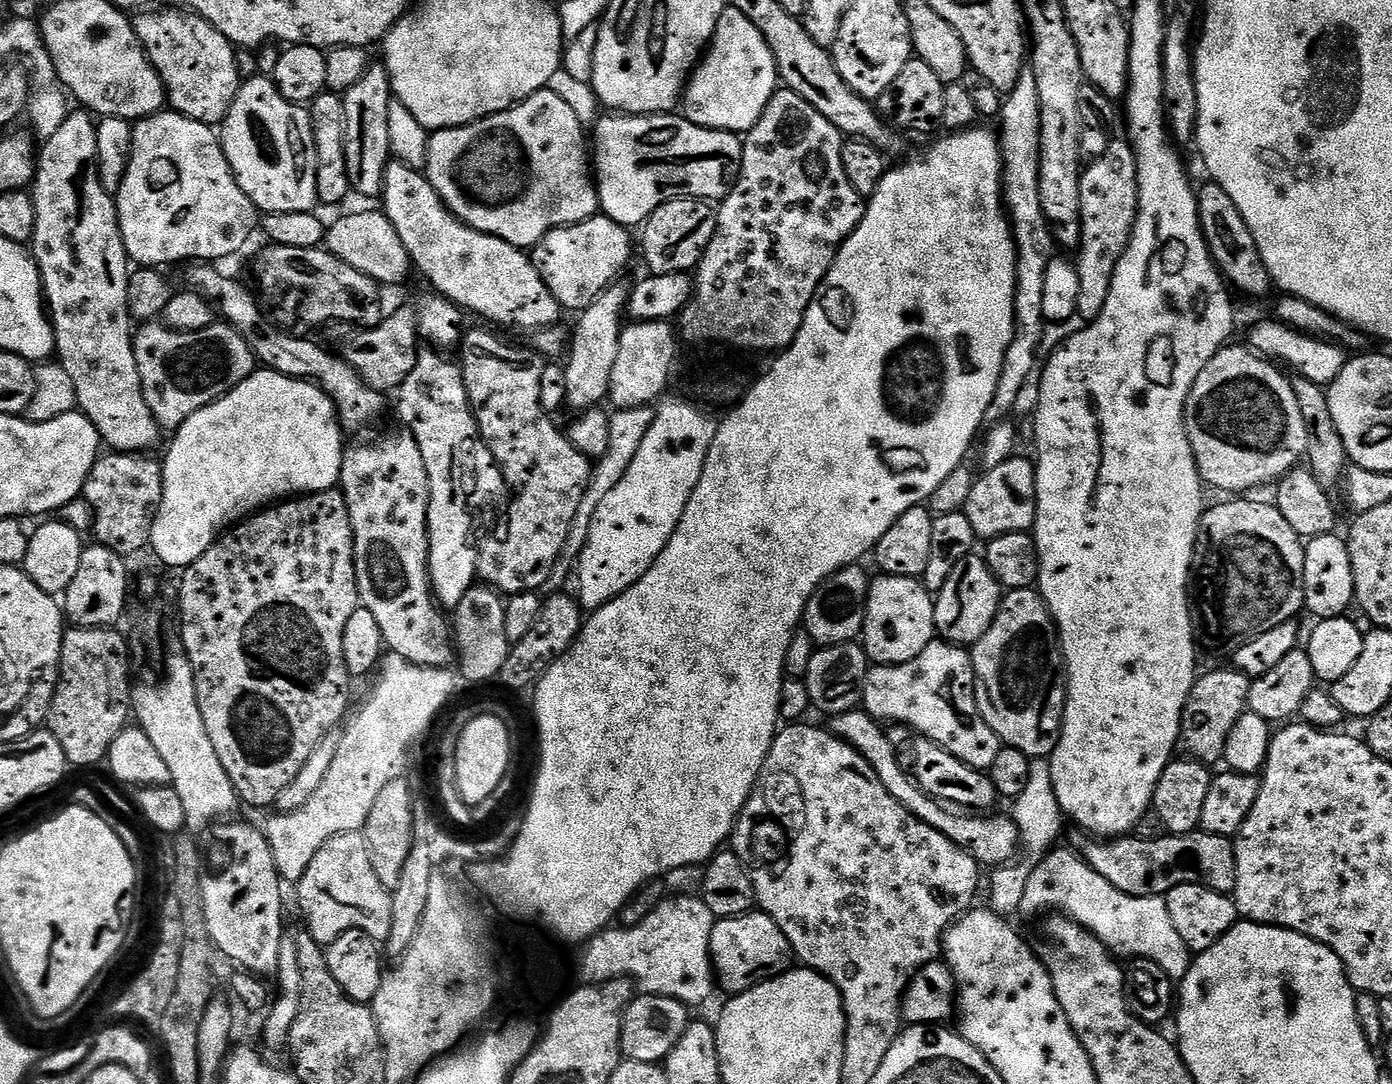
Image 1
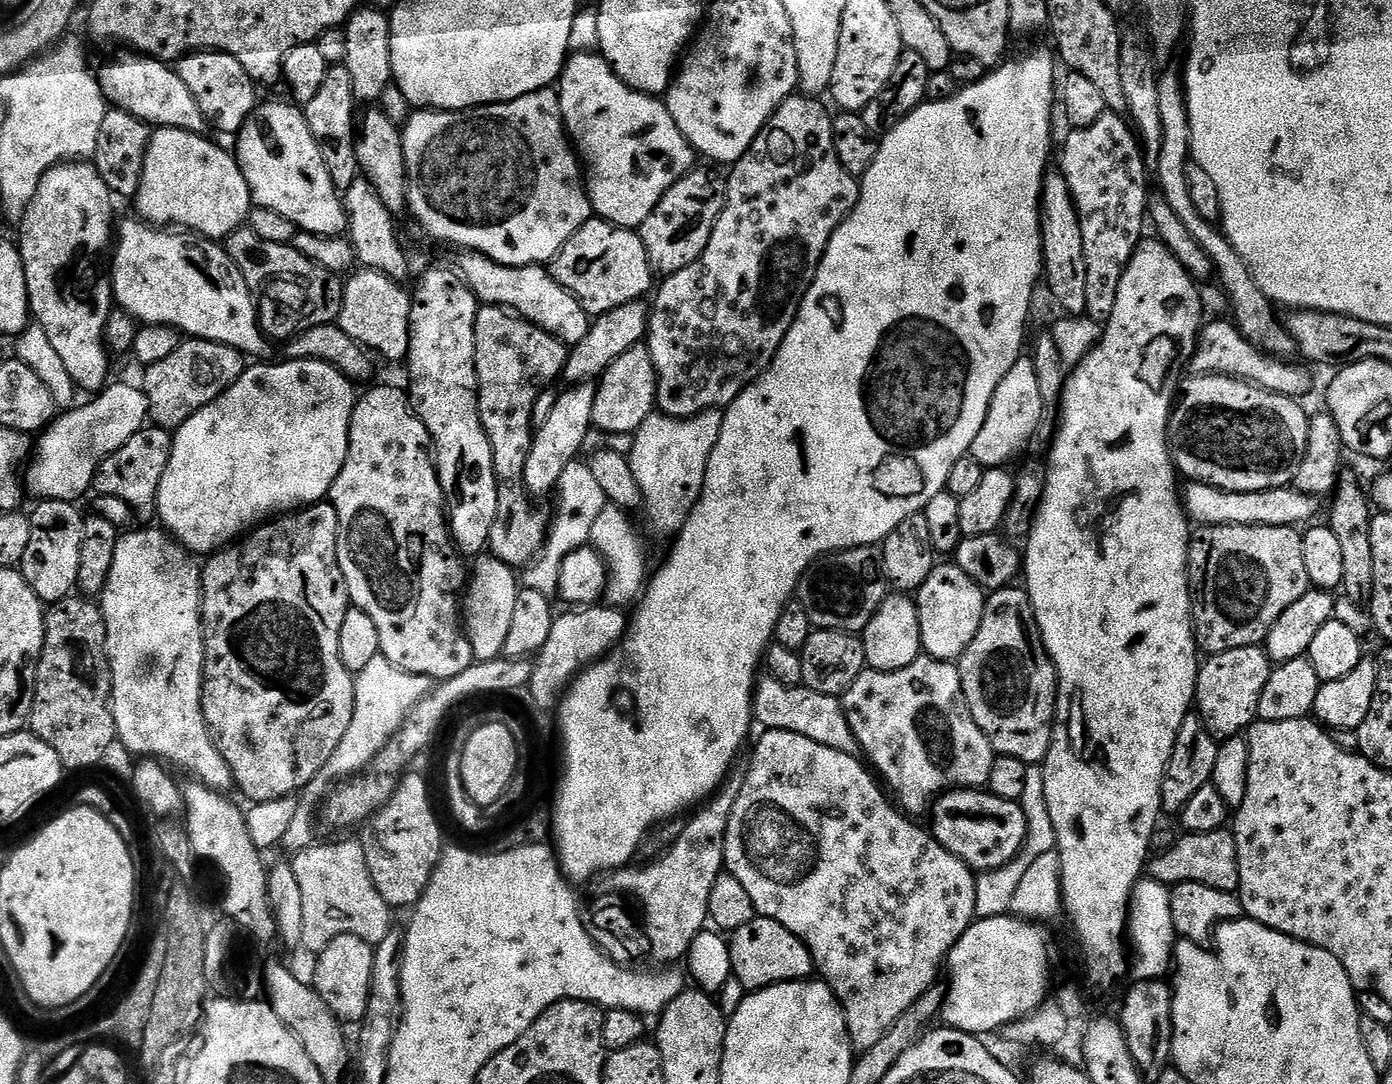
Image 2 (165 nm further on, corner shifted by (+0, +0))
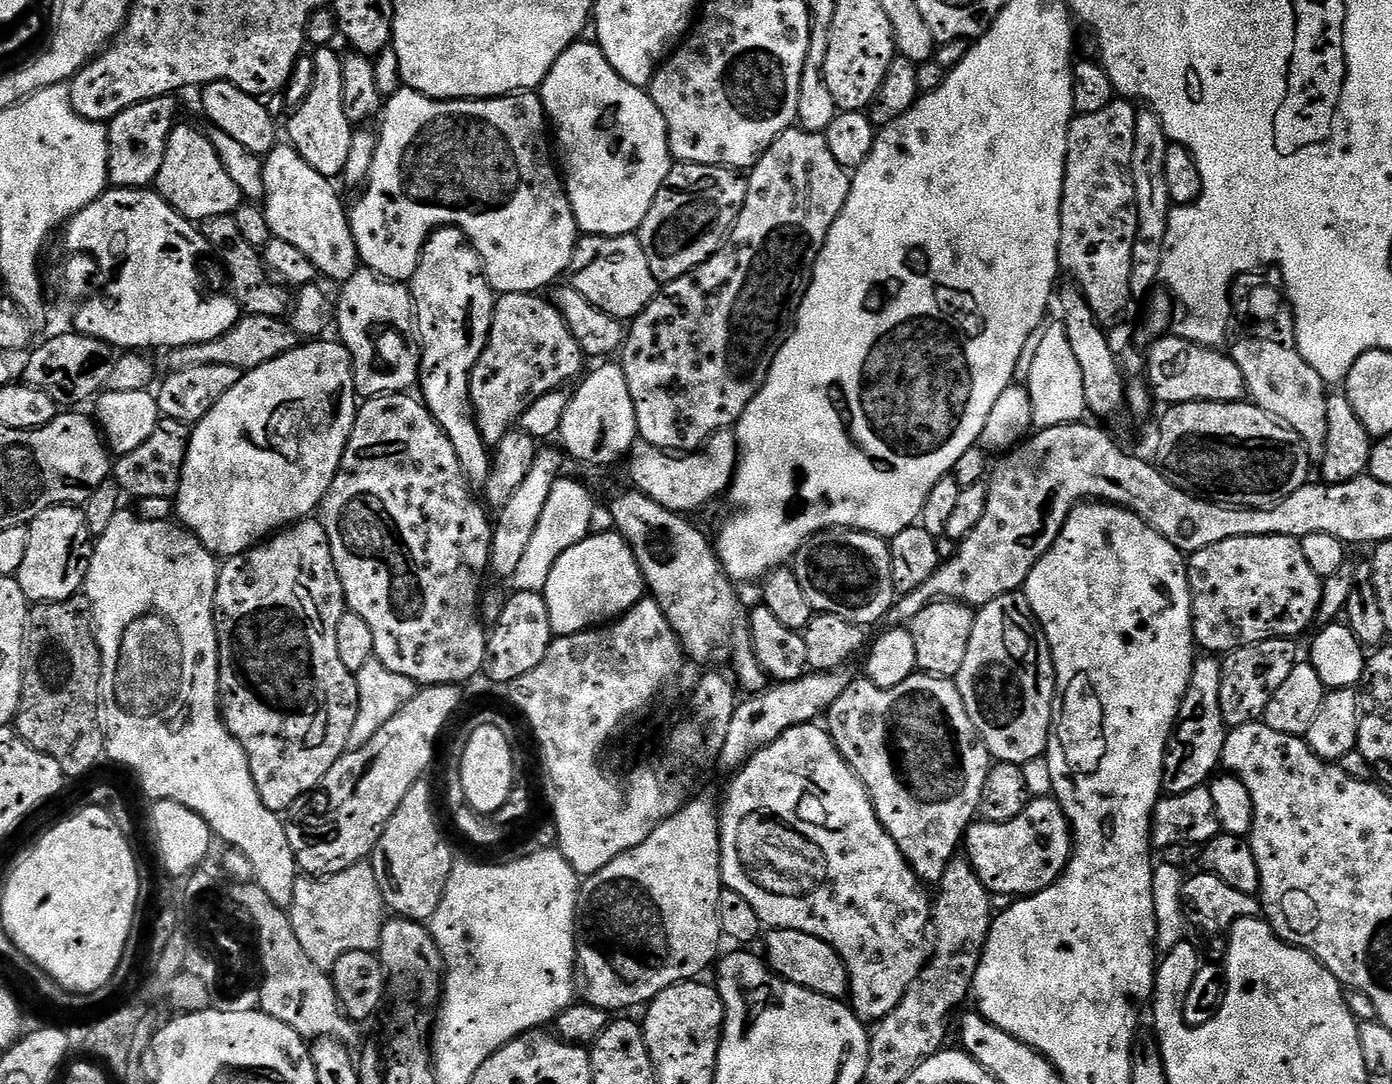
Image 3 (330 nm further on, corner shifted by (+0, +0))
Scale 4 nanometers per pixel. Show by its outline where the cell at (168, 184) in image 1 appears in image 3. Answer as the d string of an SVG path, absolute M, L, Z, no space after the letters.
M184 122L177 123L166 142L166 158L162 158L162 170L158 174L154 188L175 212L181 212L187 220L193 222L207 222L215 216L231 216L242 203L238 186L232 181L230 174L226 174L226 166L222 166L207 135Z

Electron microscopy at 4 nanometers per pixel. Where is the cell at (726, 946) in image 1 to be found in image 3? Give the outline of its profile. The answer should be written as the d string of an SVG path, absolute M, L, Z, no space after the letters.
M774 928L763 937L763 944L766 963L777 976L806 990L814 990L818 994L828 996L832 1000L844 1000L849 995L848 967L830 945L822 942L822 938L802 934L802 930Z

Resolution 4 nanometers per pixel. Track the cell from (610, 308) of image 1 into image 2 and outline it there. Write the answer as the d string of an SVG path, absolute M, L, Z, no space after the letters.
M589 382L586 384L577 384L575 386L565 387L565 392L562 391L557 395L554 402L554 408L550 411L547 421L543 423L541 428L535 429L532 445L528 451L526 458L526 466L524 467L524 487L529 497L536 496L551 497L557 491L562 473L566 471L566 466L570 466L577 459L576 456L584 448L584 443L588 440L588 431L593 431L592 414L594 408L594 398L596 397L596 384Z

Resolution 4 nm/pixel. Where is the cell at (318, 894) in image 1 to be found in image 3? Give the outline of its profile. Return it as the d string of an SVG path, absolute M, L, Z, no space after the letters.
M368 862L319 878L297 875L290 915L302 950L306 950L314 966L325 970L331 970L342 954L376 952L386 923L382 890L378 890L378 878L374 878Z

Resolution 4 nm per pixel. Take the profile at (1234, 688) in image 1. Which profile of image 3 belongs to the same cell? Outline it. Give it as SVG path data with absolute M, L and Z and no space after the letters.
M1295 639L1263 640L1250 646L1242 646L1227 653L1222 660L1222 690L1218 690L1218 698L1222 706L1222 718L1229 729L1243 724L1255 724L1261 719L1270 702L1274 698L1274 690L1282 687L1282 682L1290 675L1290 670L1298 662Z

